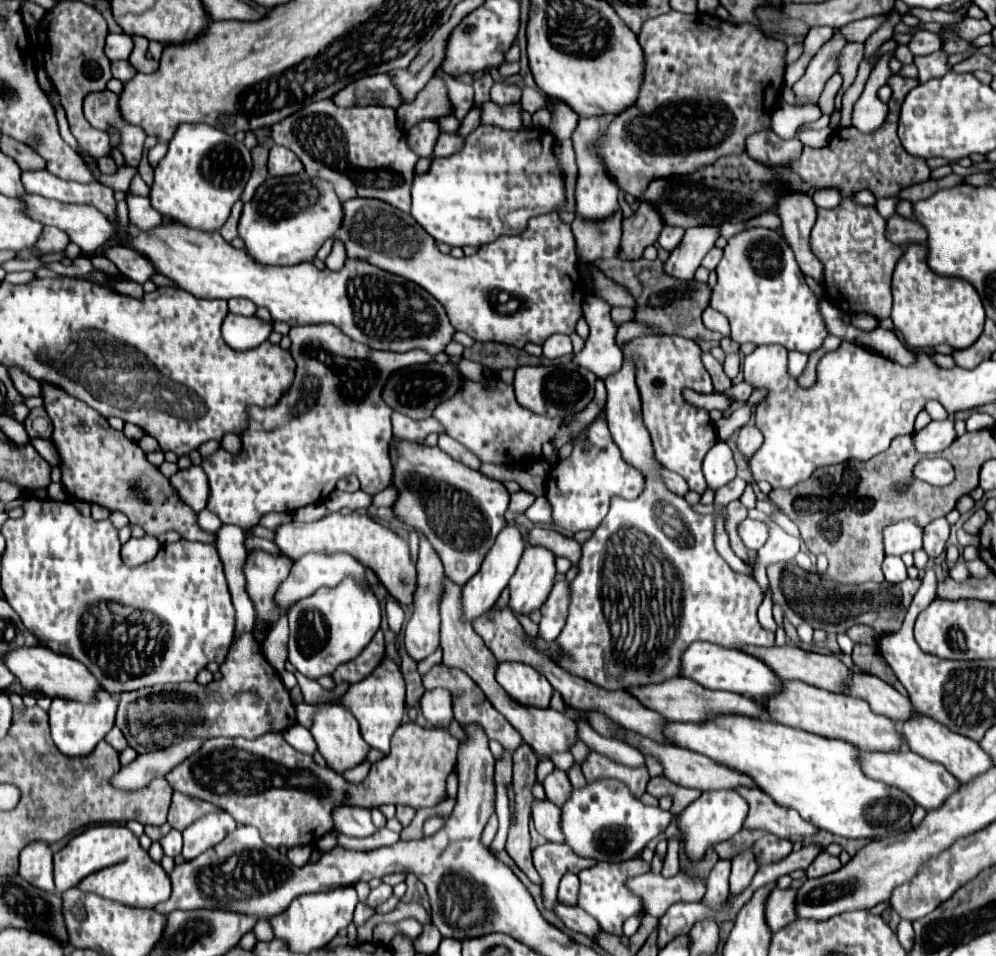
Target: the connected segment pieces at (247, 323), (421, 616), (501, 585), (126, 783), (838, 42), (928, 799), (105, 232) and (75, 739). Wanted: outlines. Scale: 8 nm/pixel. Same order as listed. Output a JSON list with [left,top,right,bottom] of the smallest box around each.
[[222,314,272,350],[404,534,444,662],[462,526,524,622],[110,738,204,790],[794,32,846,100],[858,750,958,810],[20,194,114,256],[50,690,118,756]]

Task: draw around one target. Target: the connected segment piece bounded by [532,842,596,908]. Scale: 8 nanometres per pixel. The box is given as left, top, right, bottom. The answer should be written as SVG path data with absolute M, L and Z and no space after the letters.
M546 842L542 846L536 846L532 850L532 862L542 876L542 898L546 908L552 908L556 902L556 892L558 892L558 882L567 872L578 874L592 864L596 864L590 858L578 858L574 850L566 844L552 844Z

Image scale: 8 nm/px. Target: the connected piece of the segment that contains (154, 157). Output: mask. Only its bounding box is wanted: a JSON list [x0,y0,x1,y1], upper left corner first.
[148,142,168,166]

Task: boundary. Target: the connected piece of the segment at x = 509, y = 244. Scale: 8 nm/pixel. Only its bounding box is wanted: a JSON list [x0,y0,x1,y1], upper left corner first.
[340,198,586,348]

